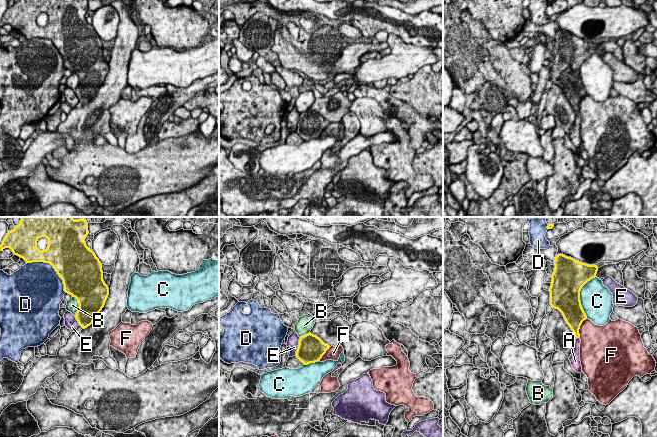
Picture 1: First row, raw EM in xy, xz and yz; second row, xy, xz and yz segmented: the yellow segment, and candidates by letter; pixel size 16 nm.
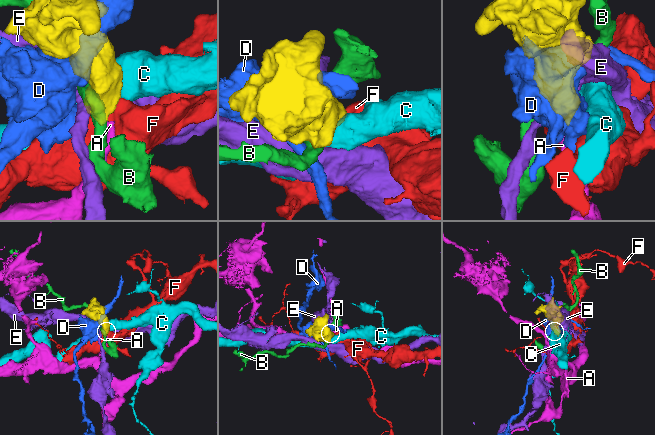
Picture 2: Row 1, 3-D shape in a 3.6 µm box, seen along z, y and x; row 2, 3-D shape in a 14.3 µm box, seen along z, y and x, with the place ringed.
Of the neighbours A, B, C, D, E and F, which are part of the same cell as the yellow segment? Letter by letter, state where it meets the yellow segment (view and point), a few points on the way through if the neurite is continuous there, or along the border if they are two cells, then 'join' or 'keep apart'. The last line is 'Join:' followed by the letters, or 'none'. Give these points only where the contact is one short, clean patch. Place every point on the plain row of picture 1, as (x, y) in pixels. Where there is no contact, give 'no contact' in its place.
A: yz (577, 113) | across yz (574, 98), (577, 113), (576, 127) | join
B: xy (79, 81) | keep apart
C: yz (579, 72) | keep apart
D: xy (53, 43) | keep apart
E: xz (298, 122) | along xz (300, 113), (294, 131) | keep apart
F: yz (579, 104) | keep apart
Join: A

